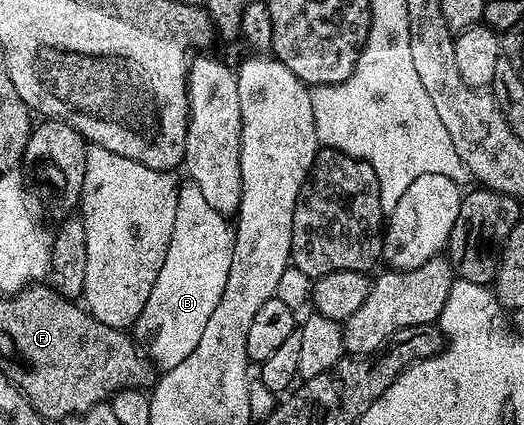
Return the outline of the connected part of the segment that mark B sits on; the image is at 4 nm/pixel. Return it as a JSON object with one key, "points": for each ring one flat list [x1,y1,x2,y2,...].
{"points":[[184,181,179,187,176,223,164,263,149,300,133,325,134,337,141,342,143,338,147,357,160,371,181,364,197,348,197,340,201,340,201,332,205,332,205,324,217,308,225,280,229,280,234,243,232,223,201,196,201,188,195,182]]}

